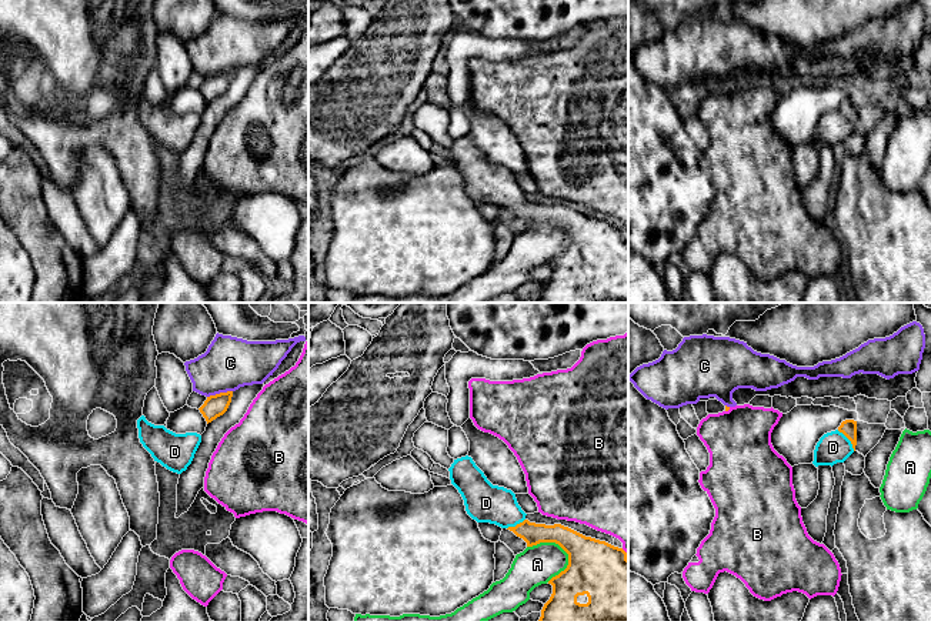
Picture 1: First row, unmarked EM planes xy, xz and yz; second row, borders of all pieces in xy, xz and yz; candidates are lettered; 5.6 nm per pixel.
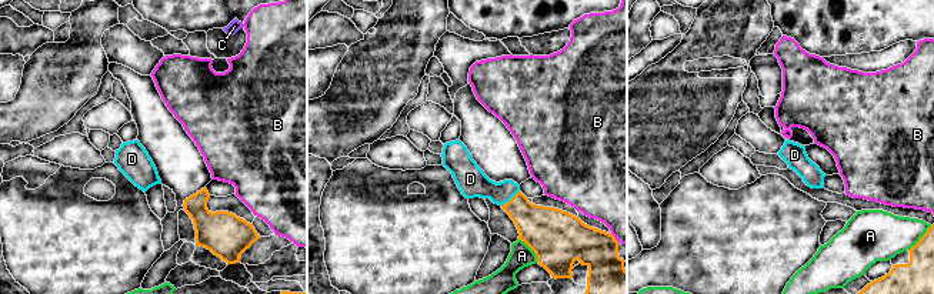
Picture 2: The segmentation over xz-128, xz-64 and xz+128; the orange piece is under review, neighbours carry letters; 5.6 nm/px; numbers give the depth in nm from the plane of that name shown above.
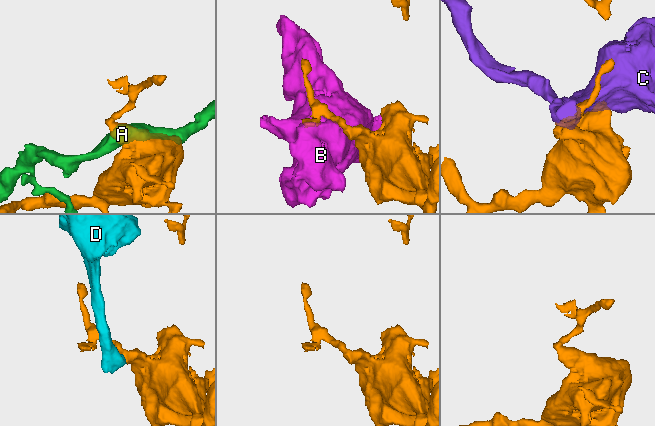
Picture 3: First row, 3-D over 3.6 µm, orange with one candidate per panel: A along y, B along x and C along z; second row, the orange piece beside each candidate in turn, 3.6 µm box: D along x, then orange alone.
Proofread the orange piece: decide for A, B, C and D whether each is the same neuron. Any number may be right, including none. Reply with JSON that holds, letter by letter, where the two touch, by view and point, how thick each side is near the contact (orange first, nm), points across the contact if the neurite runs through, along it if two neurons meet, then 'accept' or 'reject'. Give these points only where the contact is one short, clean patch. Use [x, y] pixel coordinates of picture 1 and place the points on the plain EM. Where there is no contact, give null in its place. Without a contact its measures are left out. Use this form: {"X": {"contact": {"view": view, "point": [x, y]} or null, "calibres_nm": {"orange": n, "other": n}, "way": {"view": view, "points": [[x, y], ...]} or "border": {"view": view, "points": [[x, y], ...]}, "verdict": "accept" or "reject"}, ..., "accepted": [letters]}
{"A": {"contact": {"view": "xz", "point": [553, 221]}, "calibres_nm": {"orange": 280, "other": 220}, "verdict": "reject"}, "B": {"contact": {"view": "yz", "point": [727, 90]}, "calibres_nm": {"orange": 20, "other": 360}, "verdict": "reject"}, "C": {"contact": {"view": "xy", "point": [220, 73]}, "calibres_nm": {"orange": 120, "other": 300}, "verdict": "reject"}, "D": {"contact": {"view": "yz", "point": [848, 119]}, "calibres_nm": {"orange": 90, "other": 180}, "way": {"view": "yz", "points": [[848, 107], [848, 119], [833, 127]]}, "verdict": "accept"}, "accepted": ["D"]}

